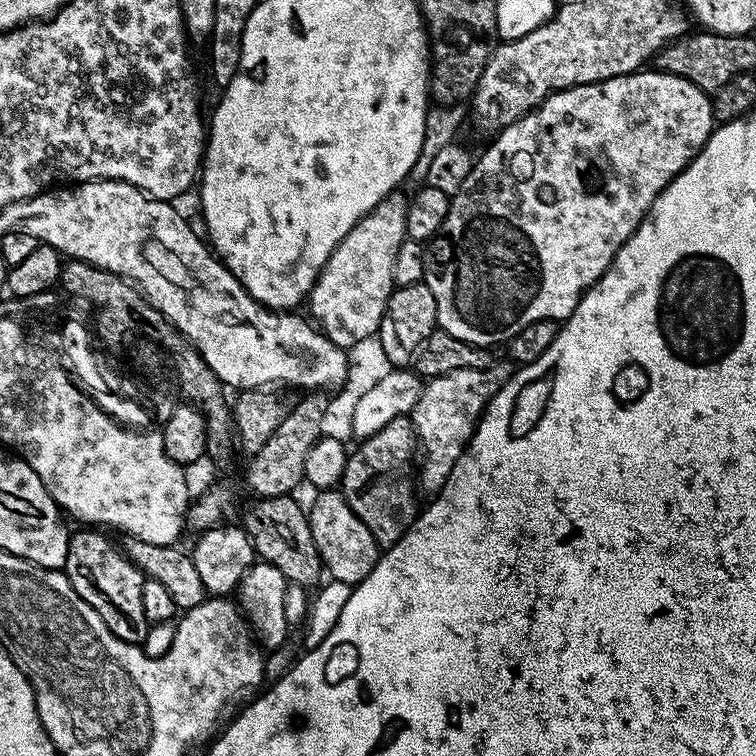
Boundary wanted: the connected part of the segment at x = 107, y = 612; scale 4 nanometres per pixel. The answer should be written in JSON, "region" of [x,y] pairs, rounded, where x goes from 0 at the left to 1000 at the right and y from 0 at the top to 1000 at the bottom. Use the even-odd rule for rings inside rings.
{"region":[[[132,701],[97,702],[90,712],[87,743],[82,753],[90,763],[93,775],[103,791],[115,794],[119,803],[130,807],[135,823],[161,849],[189,853],[198,829],[193,807],[188,807],[188,775],[193,766],[190,758],[175,747],[173,741],[148,714],[142,714]]]}

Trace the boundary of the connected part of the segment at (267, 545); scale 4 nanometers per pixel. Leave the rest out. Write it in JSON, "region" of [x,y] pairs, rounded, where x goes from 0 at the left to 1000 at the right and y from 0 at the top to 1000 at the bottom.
{"region":[[[380,655],[340,660],[339,673],[324,680],[320,697],[333,714],[333,726],[348,745],[360,746],[373,754],[382,772],[397,772],[407,780],[411,779],[411,772],[425,771],[426,747],[421,728],[415,722],[403,668],[399,669],[386,660],[392,659]]]}

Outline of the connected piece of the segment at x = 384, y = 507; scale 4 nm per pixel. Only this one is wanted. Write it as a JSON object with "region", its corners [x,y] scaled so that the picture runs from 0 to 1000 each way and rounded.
{"region":[[[528,550],[511,558],[511,563],[505,563],[495,575],[480,578],[472,587],[476,589],[464,594],[456,611],[452,655],[463,675],[468,675],[468,680],[484,690],[484,701],[495,706],[497,718],[512,728],[529,716],[553,681],[552,647],[546,631],[545,635],[540,631],[540,612],[544,608],[546,612],[553,598],[550,565],[540,550]]]}

